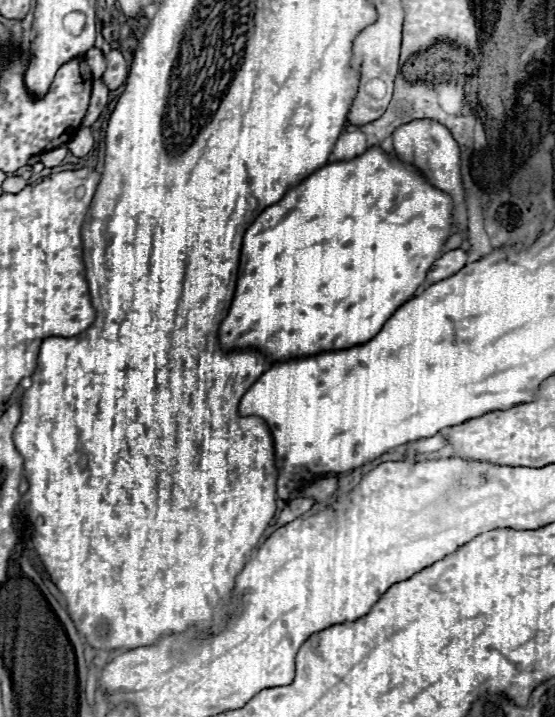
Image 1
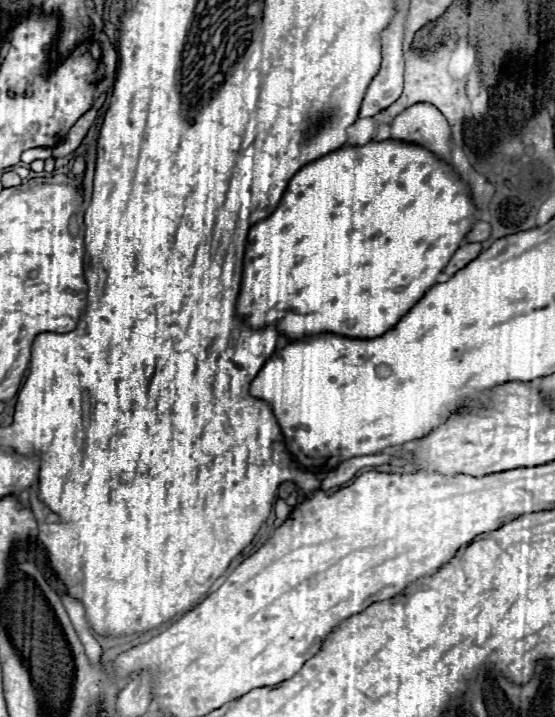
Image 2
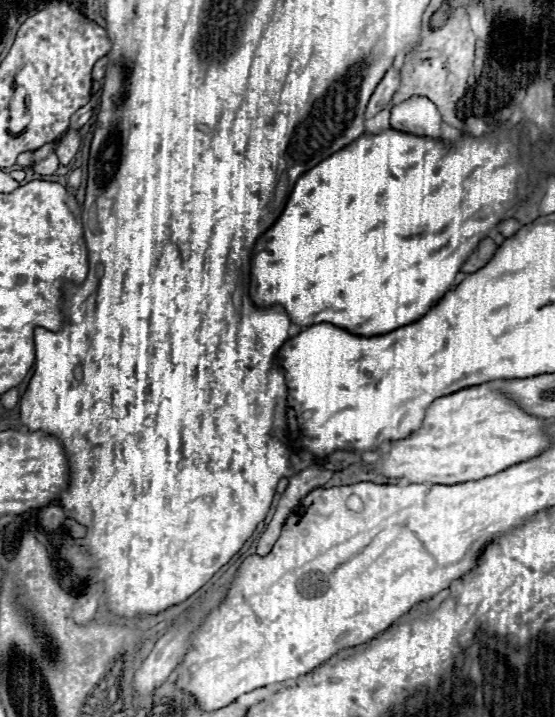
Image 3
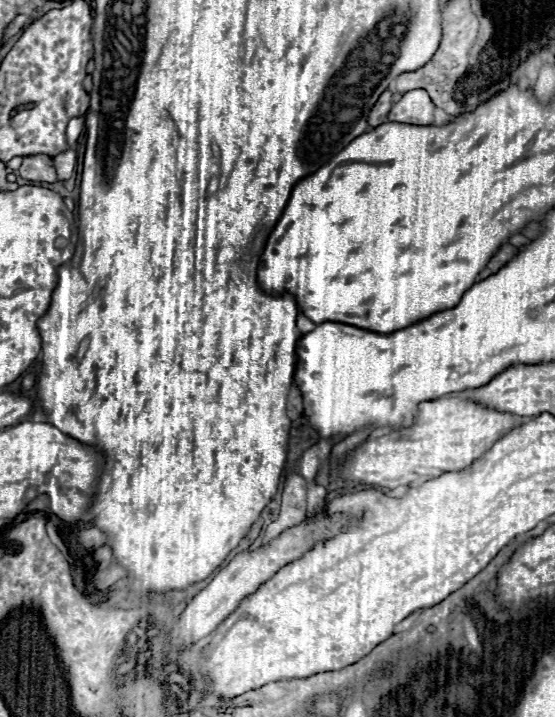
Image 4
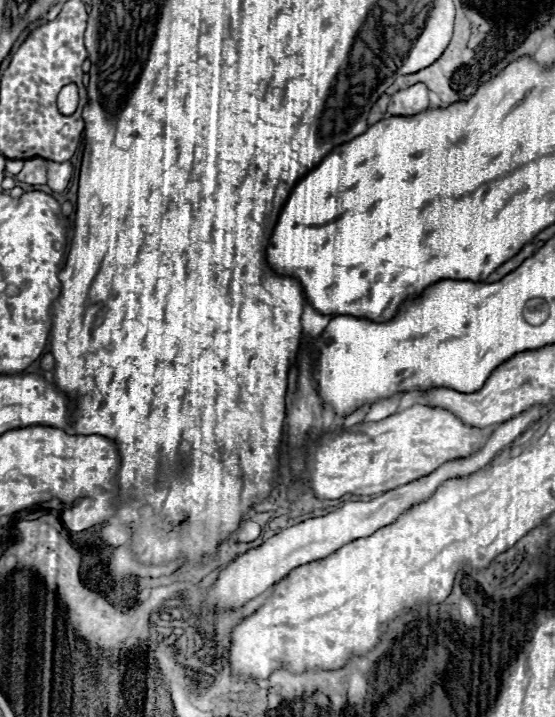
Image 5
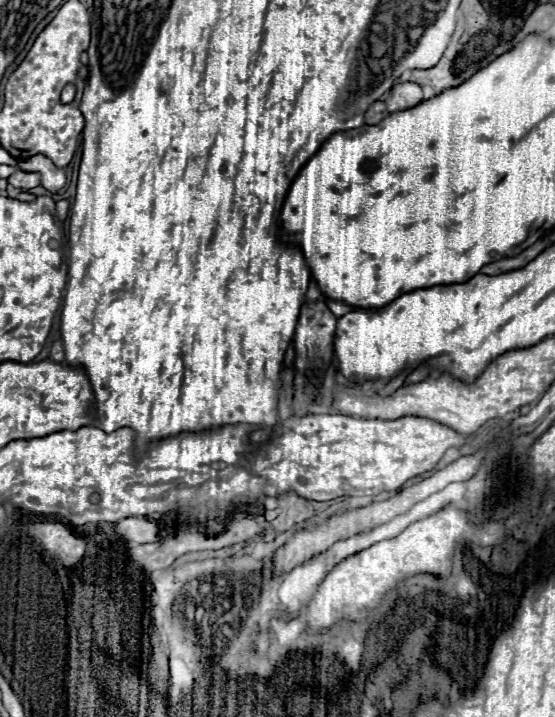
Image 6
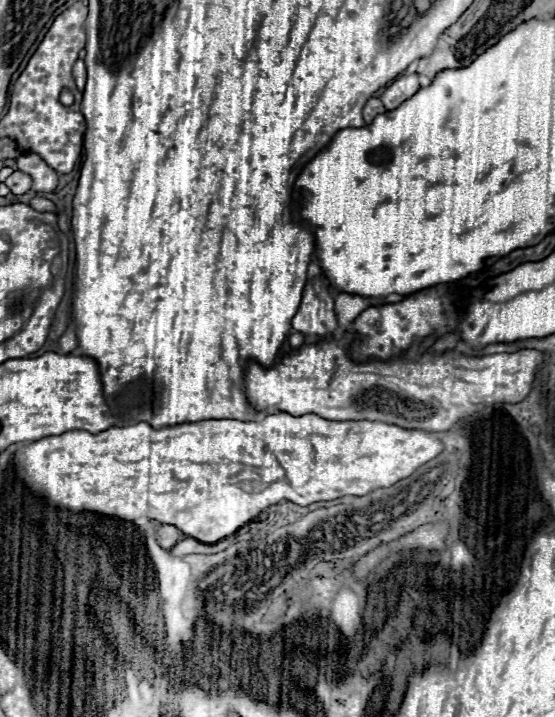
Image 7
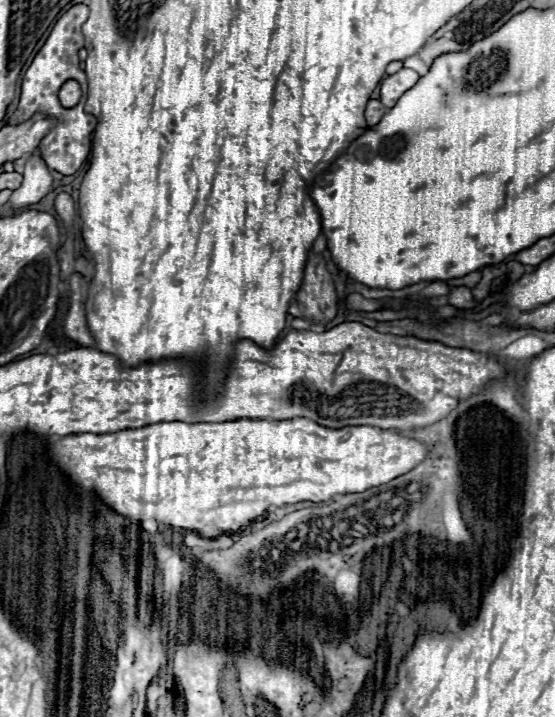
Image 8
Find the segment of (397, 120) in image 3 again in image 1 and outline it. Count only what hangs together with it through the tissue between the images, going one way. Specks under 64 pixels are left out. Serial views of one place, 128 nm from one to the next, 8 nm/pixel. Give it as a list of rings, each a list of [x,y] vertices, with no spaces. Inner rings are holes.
[[[410,120],[408,124],[402,124],[394,130],[394,150],[402,160],[414,164],[436,188],[442,188],[444,192],[450,192],[454,196],[454,228],[452,232],[464,230],[466,224],[466,204],[464,204],[464,188],[462,188],[462,178],[460,178],[460,150],[456,140],[452,138],[450,130],[436,122],[436,120]]]

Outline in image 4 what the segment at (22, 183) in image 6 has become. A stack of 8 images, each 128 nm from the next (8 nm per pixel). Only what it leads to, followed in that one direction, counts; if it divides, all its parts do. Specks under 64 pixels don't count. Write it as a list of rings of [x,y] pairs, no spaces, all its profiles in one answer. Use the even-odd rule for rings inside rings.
[[[46,154],[26,156],[18,170],[18,176],[34,182],[56,182],[56,170],[54,170],[52,158]]]

